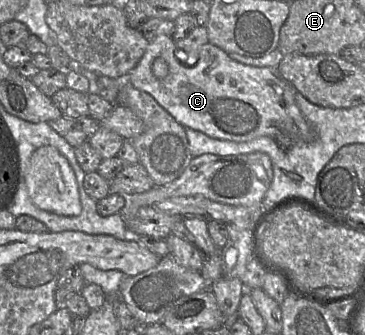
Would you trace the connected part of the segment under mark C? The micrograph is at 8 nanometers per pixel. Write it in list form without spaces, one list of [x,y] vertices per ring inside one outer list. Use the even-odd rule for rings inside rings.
[[[159,35],[154,40],[148,43],[147,48],[143,56],[137,63],[137,65],[126,74],[126,82],[130,82],[133,87],[139,89],[140,91],[144,91],[150,94],[155,99],[155,101],[161,107],[163,107],[184,128],[191,128],[196,131],[200,131],[205,135],[214,139],[228,140],[234,142],[245,142],[245,141],[253,140],[258,137],[269,136],[273,138],[276,142],[286,146],[287,149],[289,149],[296,141],[309,142],[315,139],[316,134],[313,128],[311,127],[309,122],[305,119],[305,117],[303,116],[303,114],[301,113],[300,109],[298,108],[295,102],[294,93],[292,92],[291,85],[285,82],[279,76],[279,74],[275,69],[267,68],[267,67],[254,67],[234,61],[229,57],[228,53],[226,53],[219,47],[209,42],[207,44],[204,44],[199,49],[198,60],[193,66],[184,65],[181,62],[185,64],[185,60],[183,59],[183,57],[176,58],[175,40],[172,38],[172,36]],[[156,58],[164,59],[168,65],[168,69],[169,69],[168,75],[163,79],[156,78],[152,73],[152,69],[151,69],[152,62]]]

